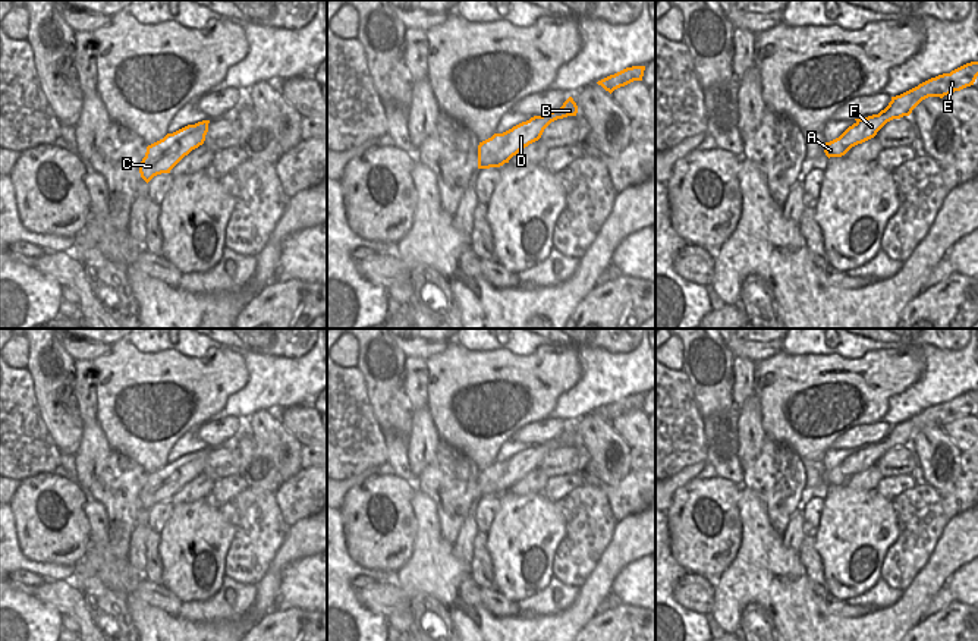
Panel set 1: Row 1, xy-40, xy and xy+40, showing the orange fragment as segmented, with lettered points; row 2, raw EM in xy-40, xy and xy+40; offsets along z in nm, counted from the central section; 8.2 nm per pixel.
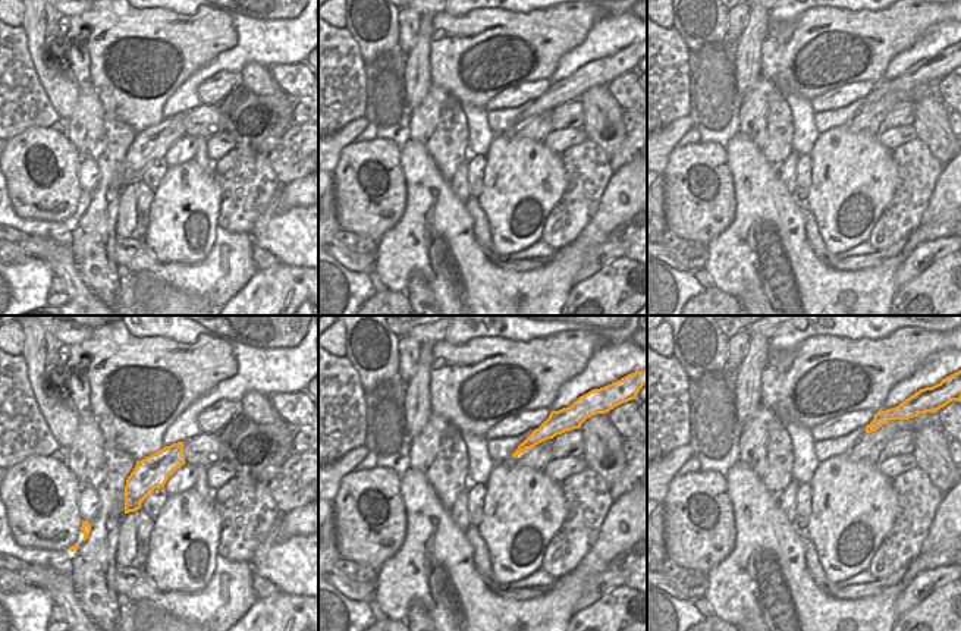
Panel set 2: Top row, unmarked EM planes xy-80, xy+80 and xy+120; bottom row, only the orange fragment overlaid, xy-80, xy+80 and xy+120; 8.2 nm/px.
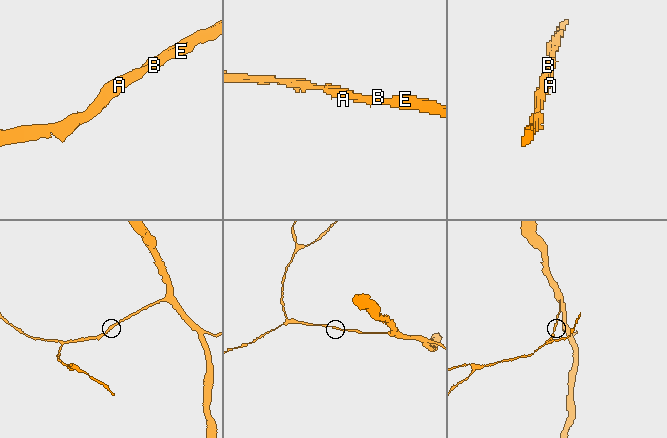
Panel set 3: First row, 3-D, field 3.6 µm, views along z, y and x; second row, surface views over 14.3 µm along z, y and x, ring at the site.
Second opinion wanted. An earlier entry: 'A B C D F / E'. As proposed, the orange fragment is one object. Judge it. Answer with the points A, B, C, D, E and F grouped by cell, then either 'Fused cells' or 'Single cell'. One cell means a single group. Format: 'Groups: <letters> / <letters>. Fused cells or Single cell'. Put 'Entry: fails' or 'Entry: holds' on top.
Entry: fails
Groups: A B C D E F. Single cell

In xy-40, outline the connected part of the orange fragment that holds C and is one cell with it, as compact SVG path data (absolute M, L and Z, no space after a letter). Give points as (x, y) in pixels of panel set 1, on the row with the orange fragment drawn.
M210 120L188 125L147 147L139 164L141 177L148 183L154 176L170 170L192 150L204 144Z

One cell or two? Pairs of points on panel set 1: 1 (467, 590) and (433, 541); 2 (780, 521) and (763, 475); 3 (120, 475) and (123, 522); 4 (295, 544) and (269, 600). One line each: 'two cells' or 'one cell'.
1: one cell
2: one cell
3: one cell
4: one cell

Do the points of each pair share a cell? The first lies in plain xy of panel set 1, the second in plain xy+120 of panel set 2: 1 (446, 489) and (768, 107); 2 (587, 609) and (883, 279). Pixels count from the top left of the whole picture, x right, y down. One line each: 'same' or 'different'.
1: same
2: same

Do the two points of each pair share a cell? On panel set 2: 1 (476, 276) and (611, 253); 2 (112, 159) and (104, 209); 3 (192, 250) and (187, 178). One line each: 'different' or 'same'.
1: different
2: same
3: same

